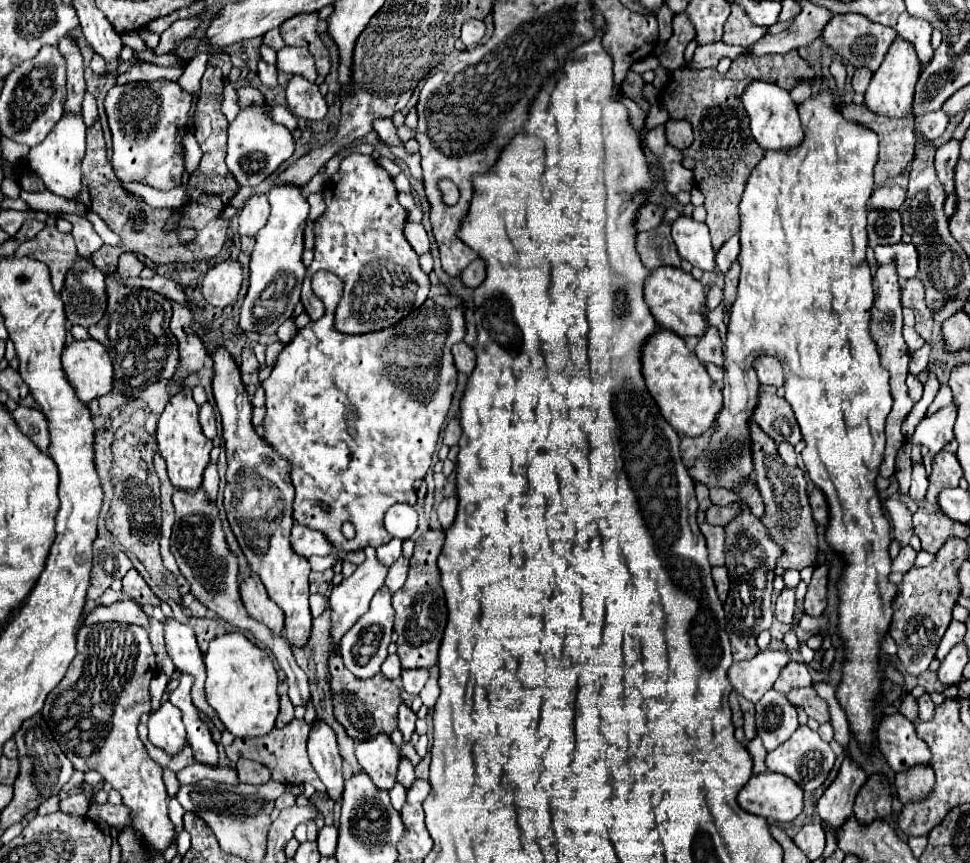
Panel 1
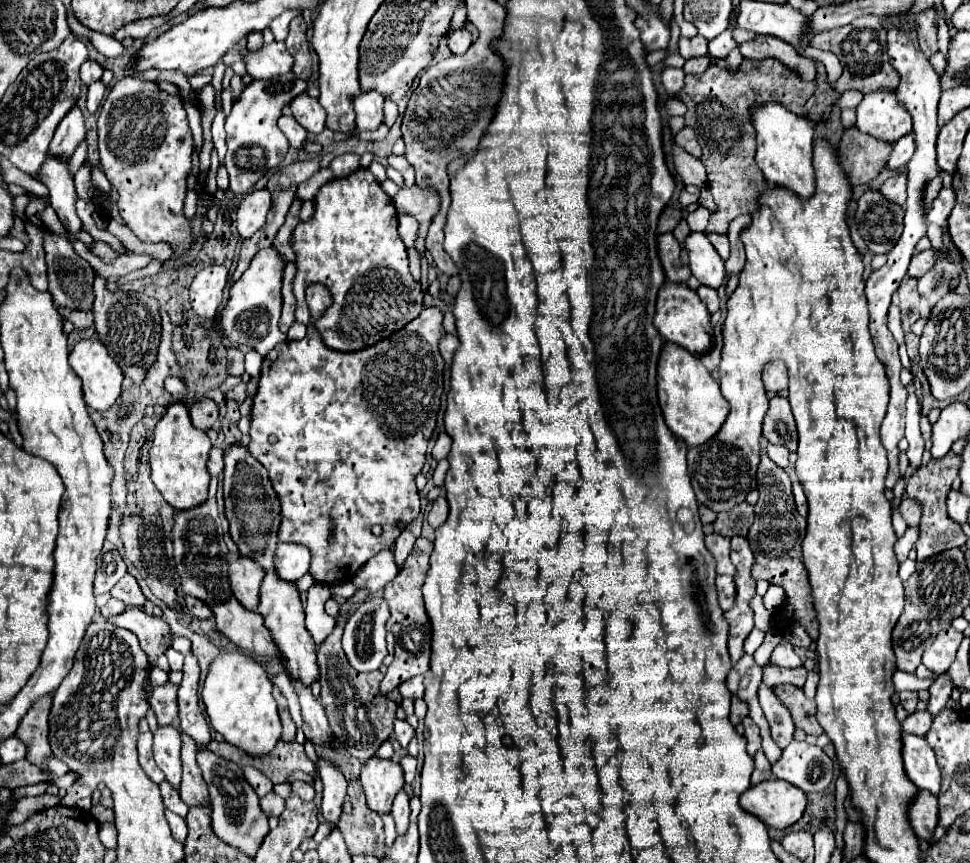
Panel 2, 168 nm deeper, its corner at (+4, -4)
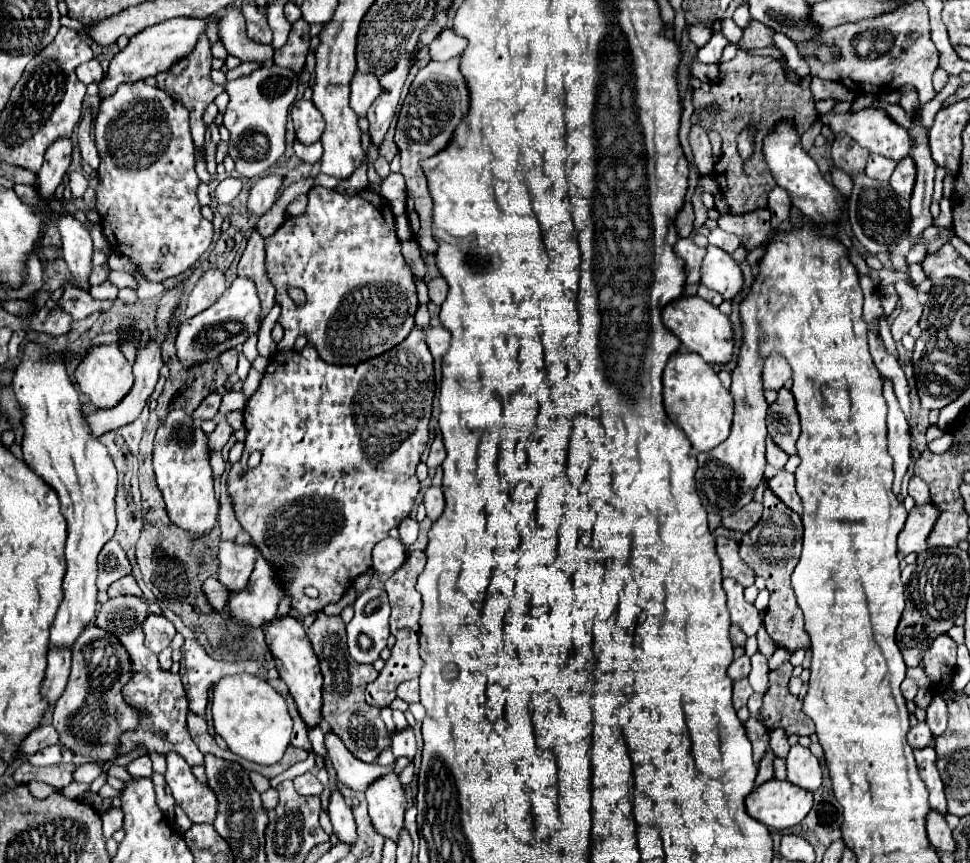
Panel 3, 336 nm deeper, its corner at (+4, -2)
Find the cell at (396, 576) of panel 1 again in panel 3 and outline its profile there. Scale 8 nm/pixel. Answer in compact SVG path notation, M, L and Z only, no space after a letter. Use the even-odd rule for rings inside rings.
M405 518L405 520L399 524L399 538L401 538L403 546L413 544L413 542L417 540L417 530L419 530L419 524L417 524L417 520L413 520L413 518Z

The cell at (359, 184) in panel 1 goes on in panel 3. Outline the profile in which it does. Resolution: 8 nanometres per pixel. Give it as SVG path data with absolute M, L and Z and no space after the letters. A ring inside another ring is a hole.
M323 186L311 188L307 212L303 216L285 220L279 230L267 238L265 248L269 278L277 288L275 300L281 304L279 324L285 328L279 350L293 348L295 338L305 334L325 362L359 364L397 346L415 326L419 302L413 284L413 272L401 254L401 242L397 238L391 204L375 190L365 188L355 194L341 194ZM289 288L301 288L307 294L307 304L295 306L289 298Z

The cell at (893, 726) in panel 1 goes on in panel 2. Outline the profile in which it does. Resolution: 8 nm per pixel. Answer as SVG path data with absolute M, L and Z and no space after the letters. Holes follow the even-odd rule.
M903 732L903 762L909 780L919 790L931 790L933 796L939 794L941 774L935 762L935 752L925 738Z

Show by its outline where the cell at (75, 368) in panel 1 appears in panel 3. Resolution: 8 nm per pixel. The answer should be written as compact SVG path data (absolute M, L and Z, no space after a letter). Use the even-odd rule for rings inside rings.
M101 344L87 350L87 354L81 358L75 378L79 384L79 390L97 406L97 408L113 408L119 404L121 398L129 392L133 386L133 374L131 374L131 362L121 354L117 344Z

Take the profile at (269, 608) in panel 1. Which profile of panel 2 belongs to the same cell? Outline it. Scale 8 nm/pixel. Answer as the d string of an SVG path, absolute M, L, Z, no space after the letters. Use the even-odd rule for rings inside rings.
M241 556L235 562L229 562L231 590L247 610L257 610L259 606L259 588L261 588L263 576L265 576L265 570L261 570L261 566L257 566L257 562L249 558Z

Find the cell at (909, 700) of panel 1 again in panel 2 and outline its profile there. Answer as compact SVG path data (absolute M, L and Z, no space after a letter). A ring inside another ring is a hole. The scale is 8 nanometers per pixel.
M899 692L899 698L901 698L901 704L905 706L905 710L907 710L909 714L913 714L913 712L915 712L915 706L917 706L917 702L919 702L917 692Z

